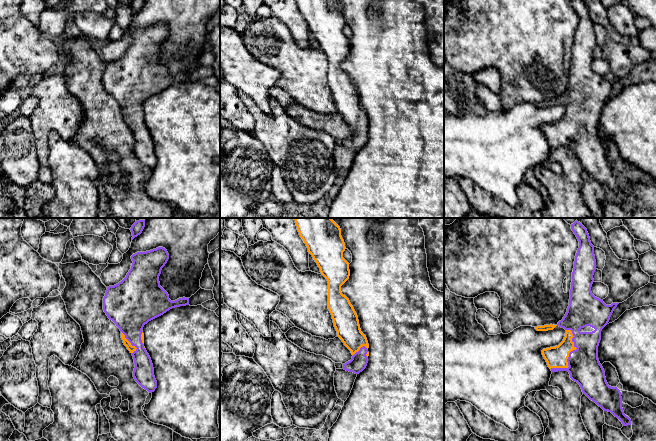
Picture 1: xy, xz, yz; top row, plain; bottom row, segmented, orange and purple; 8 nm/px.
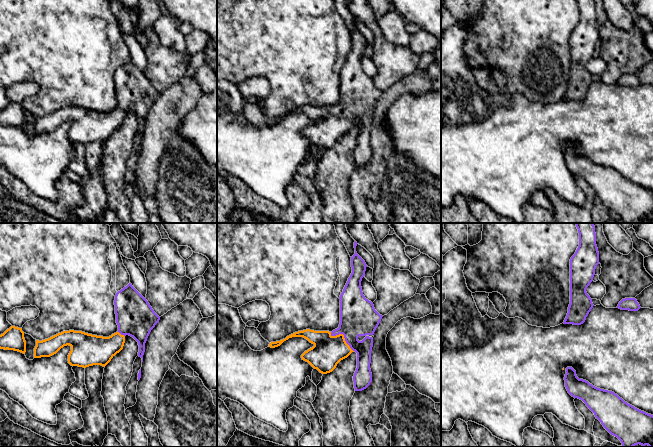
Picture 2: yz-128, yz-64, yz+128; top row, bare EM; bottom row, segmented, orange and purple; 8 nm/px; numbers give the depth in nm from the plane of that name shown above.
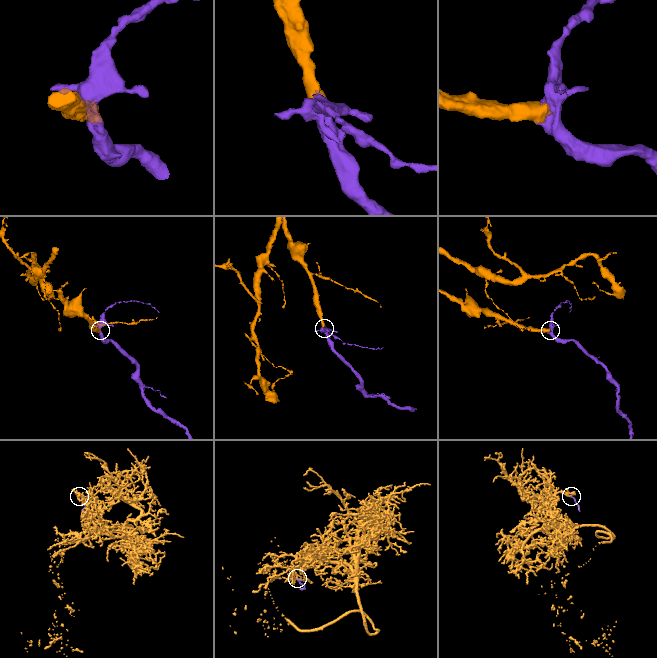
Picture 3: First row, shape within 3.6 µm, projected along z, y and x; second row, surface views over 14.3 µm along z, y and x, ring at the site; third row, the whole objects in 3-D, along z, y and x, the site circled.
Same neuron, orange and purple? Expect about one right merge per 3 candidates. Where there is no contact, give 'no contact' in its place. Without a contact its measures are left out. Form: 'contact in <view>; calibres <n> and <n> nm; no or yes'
contact in yz; calibres 180 and 260 nm; yes

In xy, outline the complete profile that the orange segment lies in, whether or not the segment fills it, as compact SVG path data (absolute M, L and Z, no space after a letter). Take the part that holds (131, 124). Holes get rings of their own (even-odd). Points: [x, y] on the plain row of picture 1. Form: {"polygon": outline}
{"polygon": "M163 23L137 28L131 32L133 37L126 53L114 62L107 63L103 74L103 86L121 107L124 121L133 132L135 144L133 153L145 166L152 169L157 164L154 144L149 130L144 123L143 103L149 97L163 91L172 84L189 81L189 74L169 75L168 69L160 62L159 52L169 35L167 26Z"}

